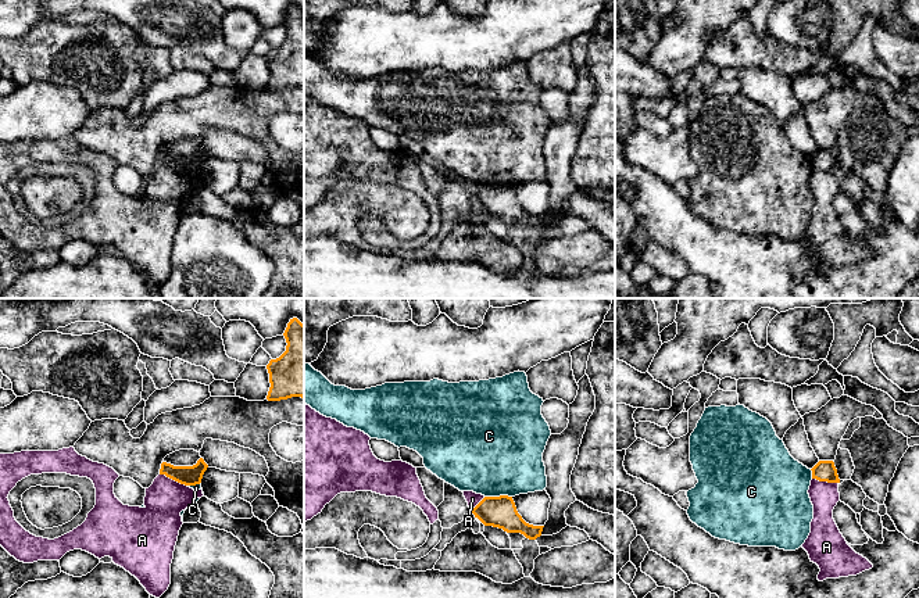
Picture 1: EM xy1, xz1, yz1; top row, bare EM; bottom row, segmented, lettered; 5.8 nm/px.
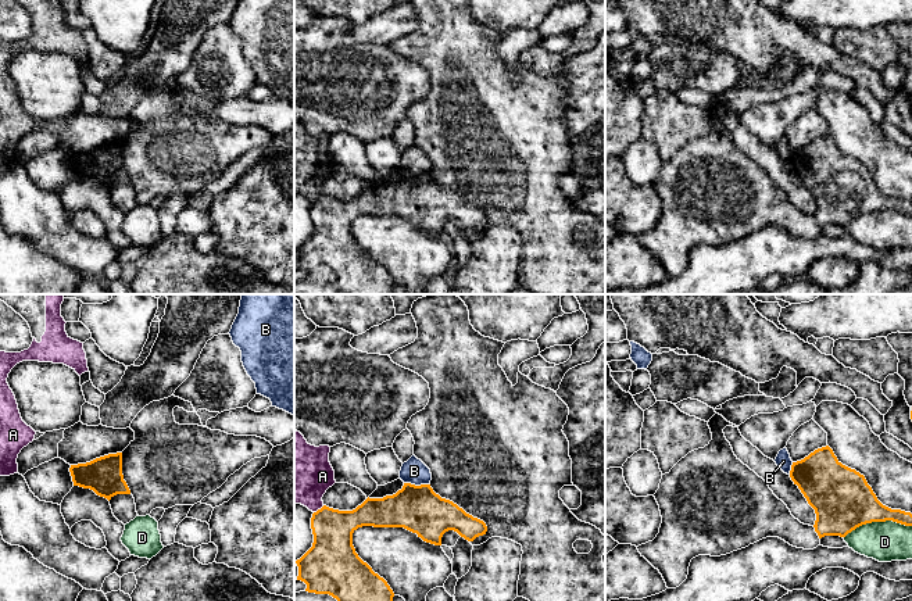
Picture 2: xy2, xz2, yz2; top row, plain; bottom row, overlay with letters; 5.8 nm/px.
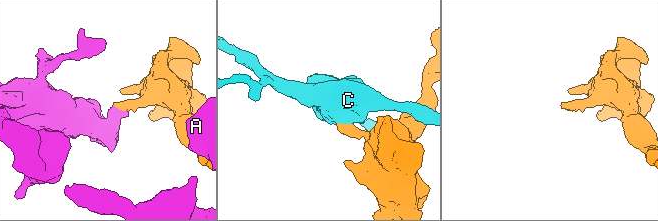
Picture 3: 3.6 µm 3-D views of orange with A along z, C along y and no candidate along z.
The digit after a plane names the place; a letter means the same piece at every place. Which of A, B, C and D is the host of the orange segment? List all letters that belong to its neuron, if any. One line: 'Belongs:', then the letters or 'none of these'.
Belongs: none of these

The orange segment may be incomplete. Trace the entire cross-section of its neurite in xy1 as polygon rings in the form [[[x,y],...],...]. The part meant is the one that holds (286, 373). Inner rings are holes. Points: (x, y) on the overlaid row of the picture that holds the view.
[[[293,318],[283,333],[286,351],[267,365],[269,373],[268,401],[304,398],[304,325]]]

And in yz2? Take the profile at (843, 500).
[[[719,414],[709,419],[708,426],[712,433],[709,444],[689,452],[669,473],[662,475],[659,489],[654,494],[662,516],[659,533],[652,541],[637,547],[641,557],[659,570],[668,589],[679,587],[687,579],[693,558],[726,555],[766,537],[779,537],[793,547],[813,550],[825,536],[845,537],[872,522],[893,520],[912,526],[911,512],[883,505],[865,476],[843,465],[829,446],[791,465],[791,480],[816,514],[813,526],[804,525],[791,515],[766,482],[734,455],[723,429],[738,426]]]

